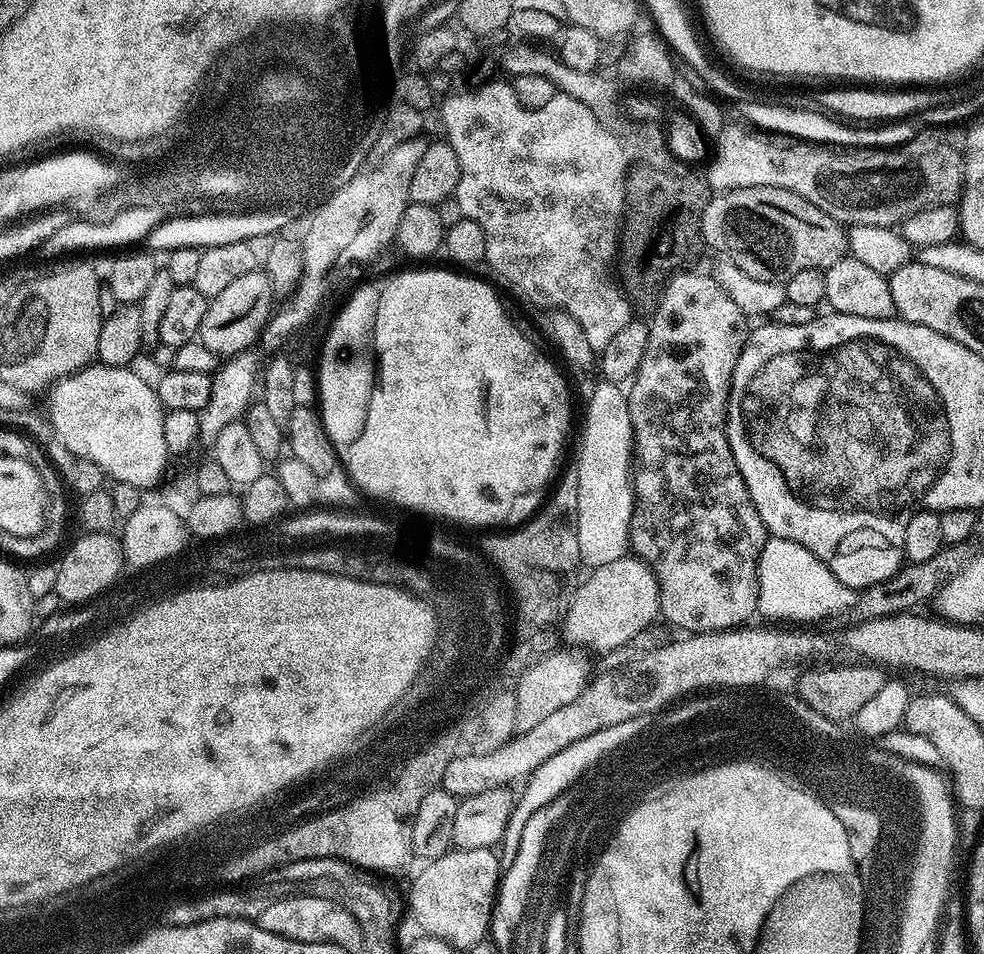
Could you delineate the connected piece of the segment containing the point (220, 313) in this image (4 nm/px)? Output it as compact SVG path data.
M257 270L242 274L222 294L211 297L208 302L206 318L202 320L198 340L214 351L218 357L231 358L239 353L249 351L259 341L268 321L272 319L274 289L267 272Z

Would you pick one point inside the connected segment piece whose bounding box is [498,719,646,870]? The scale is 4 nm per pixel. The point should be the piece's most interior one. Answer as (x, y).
(546, 784)

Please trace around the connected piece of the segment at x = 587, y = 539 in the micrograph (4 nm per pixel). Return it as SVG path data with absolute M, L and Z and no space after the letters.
M600 382L600 385L592 392L592 397L588 400L588 409L584 412L584 437L580 440L580 457L574 460L574 467L578 470L578 479L580 479L580 543L584 549L584 557L596 563L604 563L606 560L612 560L613 556L622 559L629 555L630 545L628 542L629 522L632 521L632 506L634 503L634 493L630 483L630 457L633 455L634 445L632 443L632 423L628 413L628 398L625 389L618 384Z

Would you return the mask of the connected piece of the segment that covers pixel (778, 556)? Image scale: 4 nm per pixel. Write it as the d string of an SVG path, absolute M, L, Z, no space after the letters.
M772 536L766 543L756 565L760 593L759 615L788 620L818 620L831 612L841 613L857 602L857 589L847 588L806 546L790 542L781 536Z

